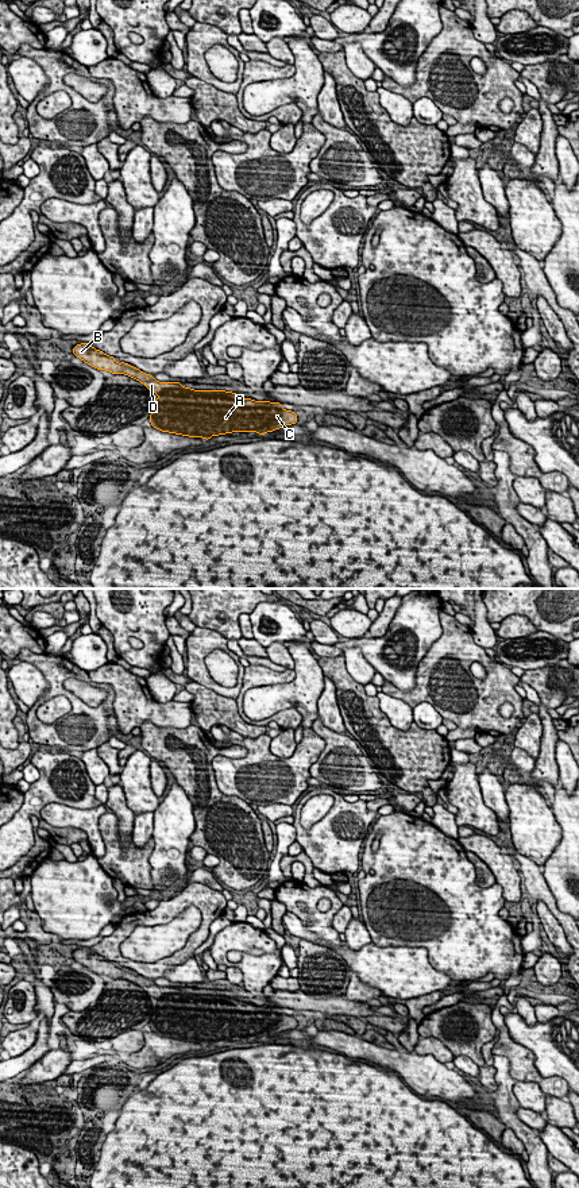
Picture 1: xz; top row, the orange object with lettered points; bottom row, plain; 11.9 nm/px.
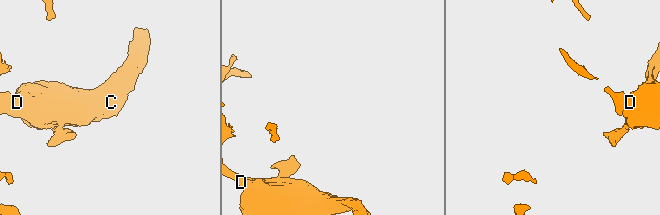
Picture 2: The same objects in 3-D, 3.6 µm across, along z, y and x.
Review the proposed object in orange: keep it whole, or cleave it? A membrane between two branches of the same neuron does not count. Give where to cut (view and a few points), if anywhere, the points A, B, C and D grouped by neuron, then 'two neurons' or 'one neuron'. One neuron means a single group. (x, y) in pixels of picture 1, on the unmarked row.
no cut | A B C D | one neuron

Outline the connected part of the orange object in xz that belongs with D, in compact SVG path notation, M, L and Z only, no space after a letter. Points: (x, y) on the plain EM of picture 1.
M86 946L74 950L73 958L100 976L128 980L154 996L158 1003L151 1004L148 1025L162 1037L209 1045L232 1037L265 1040L298 1025L281 1007L255 1006L225 995L194 995L181 987L159 987L132 969L117 968L115 961Z

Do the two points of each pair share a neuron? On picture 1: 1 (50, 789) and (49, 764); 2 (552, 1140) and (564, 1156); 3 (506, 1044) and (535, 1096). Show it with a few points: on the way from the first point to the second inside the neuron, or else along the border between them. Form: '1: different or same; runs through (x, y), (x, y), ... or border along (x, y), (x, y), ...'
1: same; runs through (49, 783), (49, 770)
2: same; runs through (556, 1144), (564, 1152)
3: different; border along (516, 1080), (532, 1080), (545, 1094)

